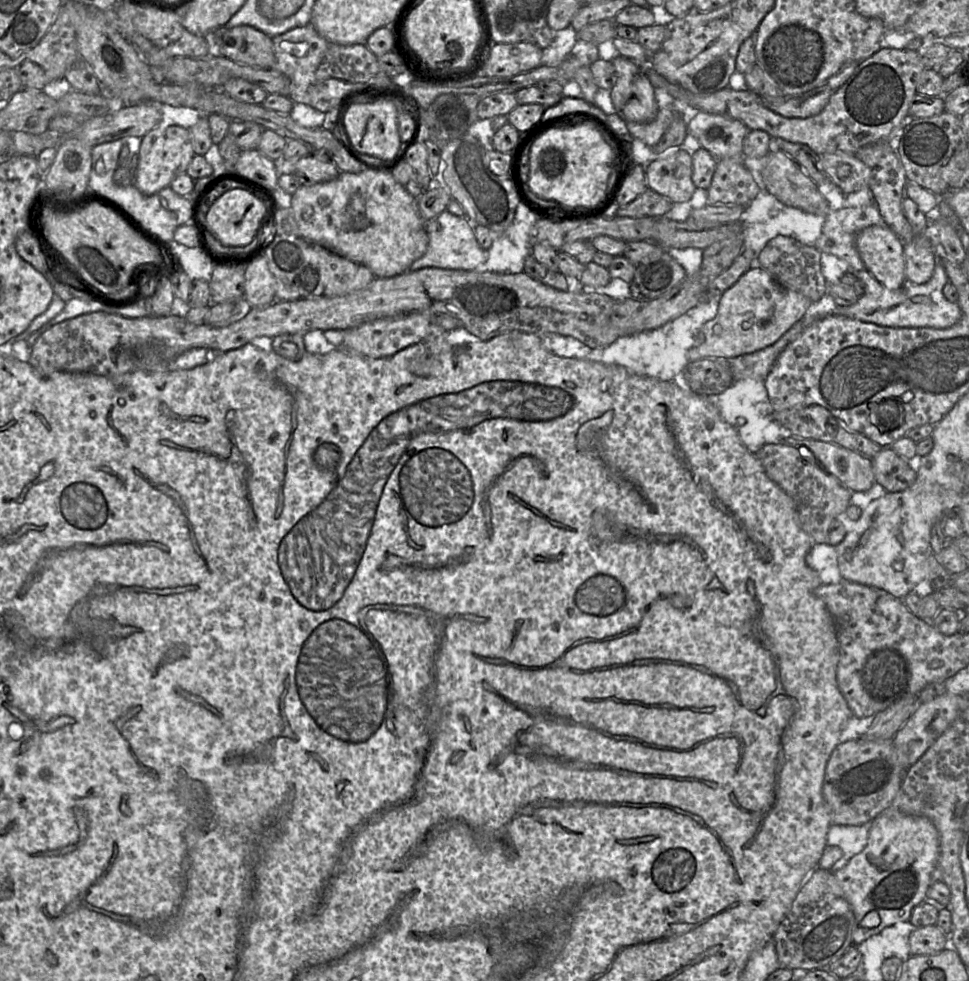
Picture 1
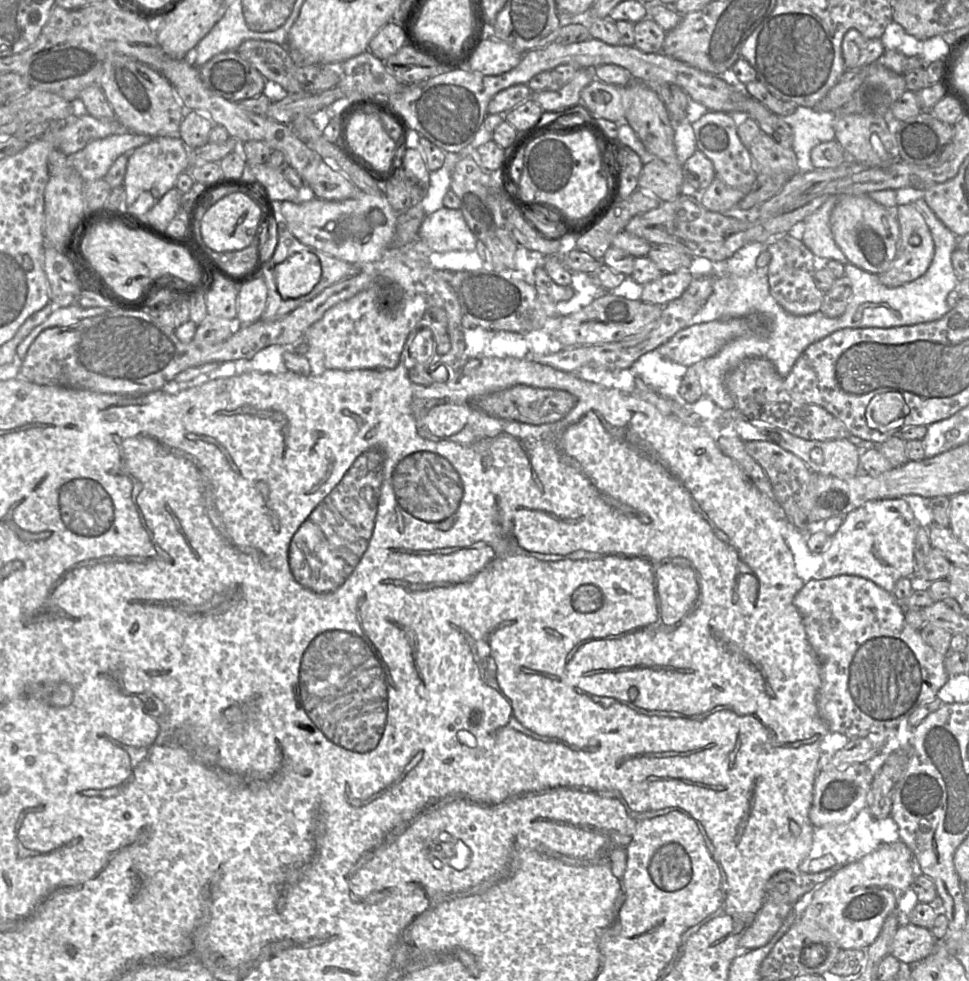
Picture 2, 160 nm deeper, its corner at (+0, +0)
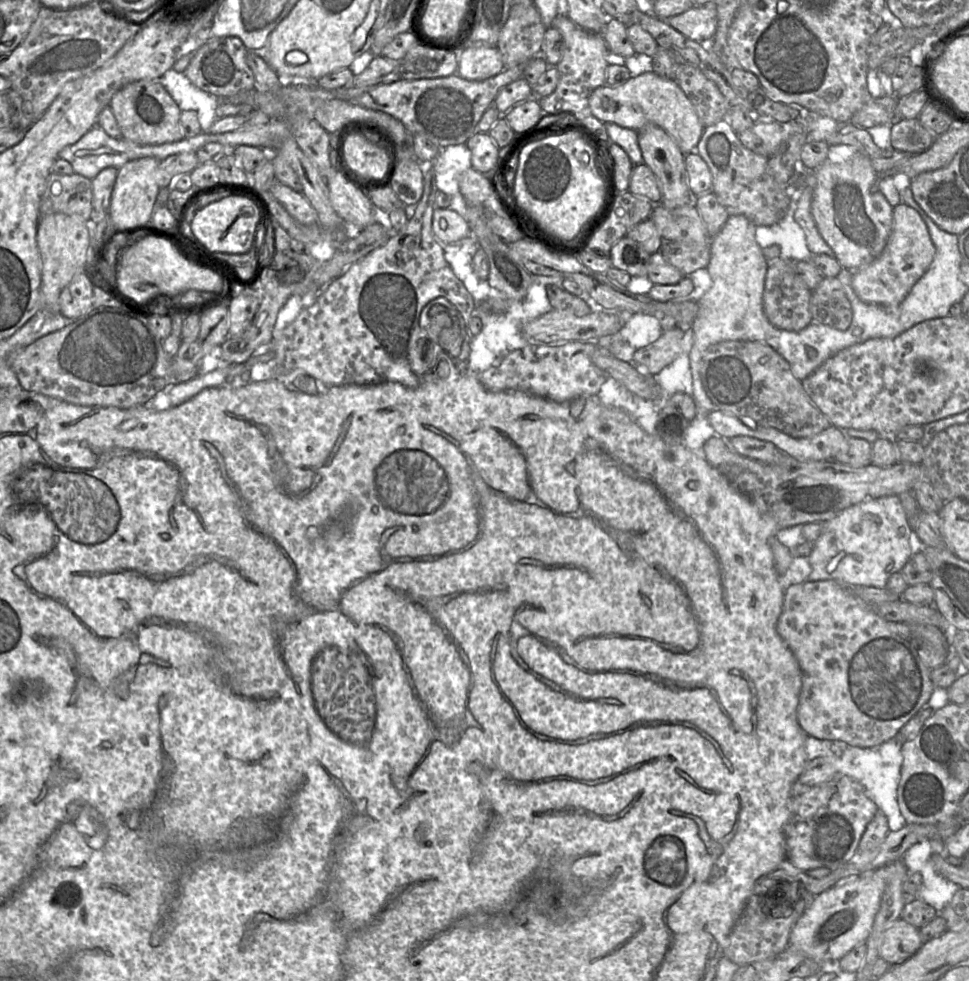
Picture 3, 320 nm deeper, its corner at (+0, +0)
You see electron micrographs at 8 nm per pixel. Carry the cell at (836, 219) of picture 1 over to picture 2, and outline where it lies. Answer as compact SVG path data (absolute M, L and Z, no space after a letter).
M830 196L816 211L803 220L805 230L802 241L819 261L834 259L844 265L848 263L848 259L836 244L830 225L831 212L841 197Z

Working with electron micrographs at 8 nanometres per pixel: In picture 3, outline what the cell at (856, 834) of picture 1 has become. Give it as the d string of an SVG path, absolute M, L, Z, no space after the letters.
M807 736L805 749L808 760L818 757L830 757L839 775L857 780L864 788L865 795L878 807L888 820L889 831L895 832L906 825L897 802L897 788L901 777L903 757L902 744L889 740L876 747L859 748L839 740L818 739Z

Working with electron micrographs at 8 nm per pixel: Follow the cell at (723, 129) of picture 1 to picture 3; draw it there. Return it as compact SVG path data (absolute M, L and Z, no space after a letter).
M727 119L705 127L695 152L708 165L713 178L713 192L730 215L744 215L756 226L771 226L778 223L786 214L793 215L795 198L793 198L790 186L779 184L773 179L768 170L768 158L747 149Z

